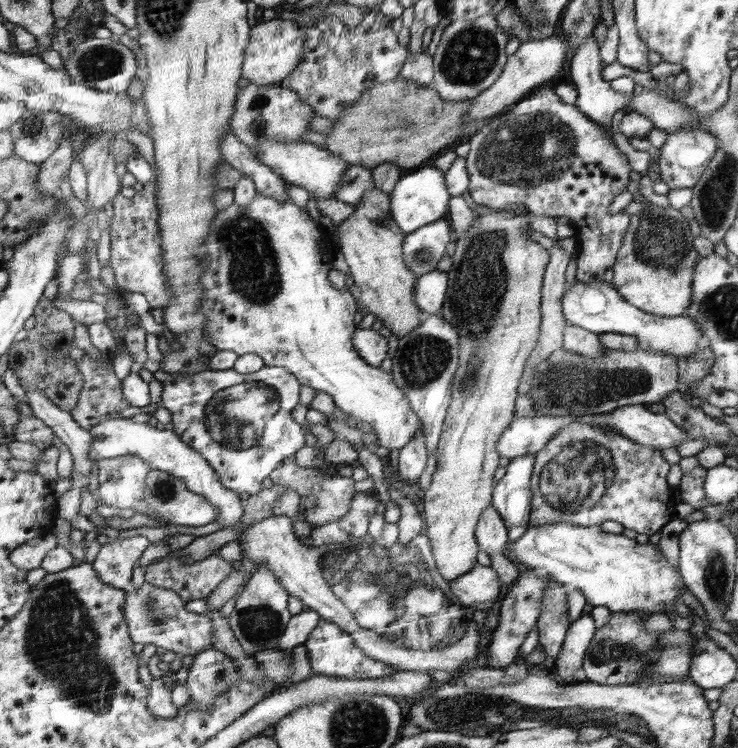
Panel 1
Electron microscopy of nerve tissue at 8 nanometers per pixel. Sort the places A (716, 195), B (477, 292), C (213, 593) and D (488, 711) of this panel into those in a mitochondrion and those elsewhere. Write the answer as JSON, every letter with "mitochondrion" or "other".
{"A":"mitochondrion","B":"mitochondrion","C":"other","D":"mitochondrion"}

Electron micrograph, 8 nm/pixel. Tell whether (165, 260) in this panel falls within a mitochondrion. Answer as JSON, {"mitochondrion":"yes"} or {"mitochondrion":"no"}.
{"mitochondrion":"no"}

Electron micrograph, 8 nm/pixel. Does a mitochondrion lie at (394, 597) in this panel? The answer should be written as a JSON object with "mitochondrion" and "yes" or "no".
{"mitochondrion":"yes"}

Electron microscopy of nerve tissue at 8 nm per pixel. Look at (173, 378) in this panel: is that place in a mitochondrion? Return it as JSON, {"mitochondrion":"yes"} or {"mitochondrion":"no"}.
{"mitochondrion":"no"}

